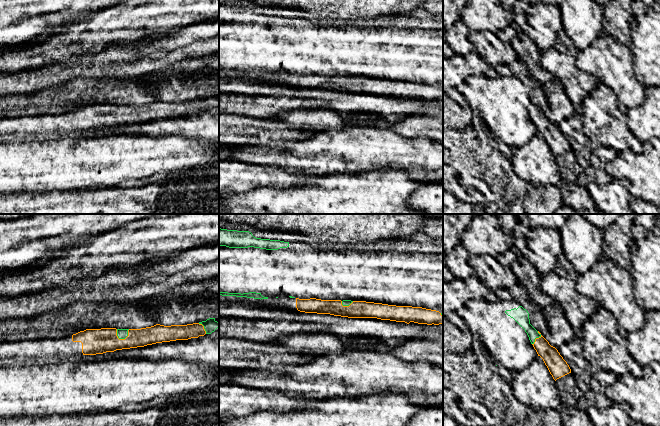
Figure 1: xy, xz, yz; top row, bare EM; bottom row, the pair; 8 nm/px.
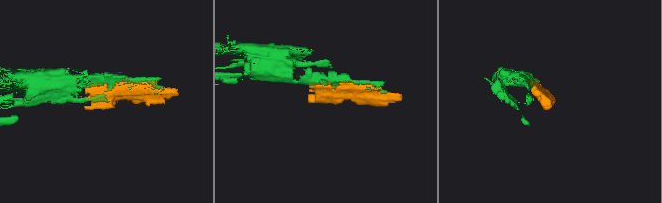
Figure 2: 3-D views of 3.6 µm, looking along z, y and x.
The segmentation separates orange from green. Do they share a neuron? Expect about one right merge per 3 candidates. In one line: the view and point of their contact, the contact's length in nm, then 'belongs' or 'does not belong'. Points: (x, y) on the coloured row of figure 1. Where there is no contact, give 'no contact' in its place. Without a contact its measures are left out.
contact xy (126, 337); length 120 nm; does not belong

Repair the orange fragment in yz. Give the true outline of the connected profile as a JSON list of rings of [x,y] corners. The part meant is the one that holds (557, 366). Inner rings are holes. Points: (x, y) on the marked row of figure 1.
[[[541,335],[535,339],[532,344],[538,356],[540,356],[547,366],[553,379],[557,379],[571,373],[571,369],[567,362],[560,355],[558,350],[551,346],[549,342]]]

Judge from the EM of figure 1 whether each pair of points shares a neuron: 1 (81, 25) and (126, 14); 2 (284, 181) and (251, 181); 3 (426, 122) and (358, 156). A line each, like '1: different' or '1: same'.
1: same
2: same
3: different

